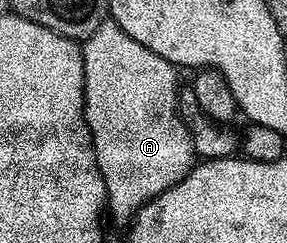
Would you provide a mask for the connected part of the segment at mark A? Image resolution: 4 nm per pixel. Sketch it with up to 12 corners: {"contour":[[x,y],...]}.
{"contour":[[110,18],[82,41],[83,116],[127,226],[189,175],[176,65]]}

